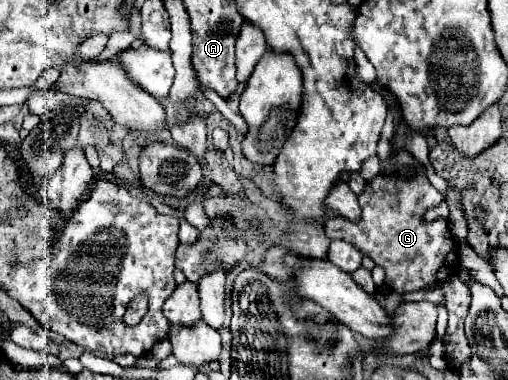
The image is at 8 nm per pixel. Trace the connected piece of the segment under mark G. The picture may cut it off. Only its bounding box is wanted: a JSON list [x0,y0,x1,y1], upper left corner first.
[325,174,457,292]

